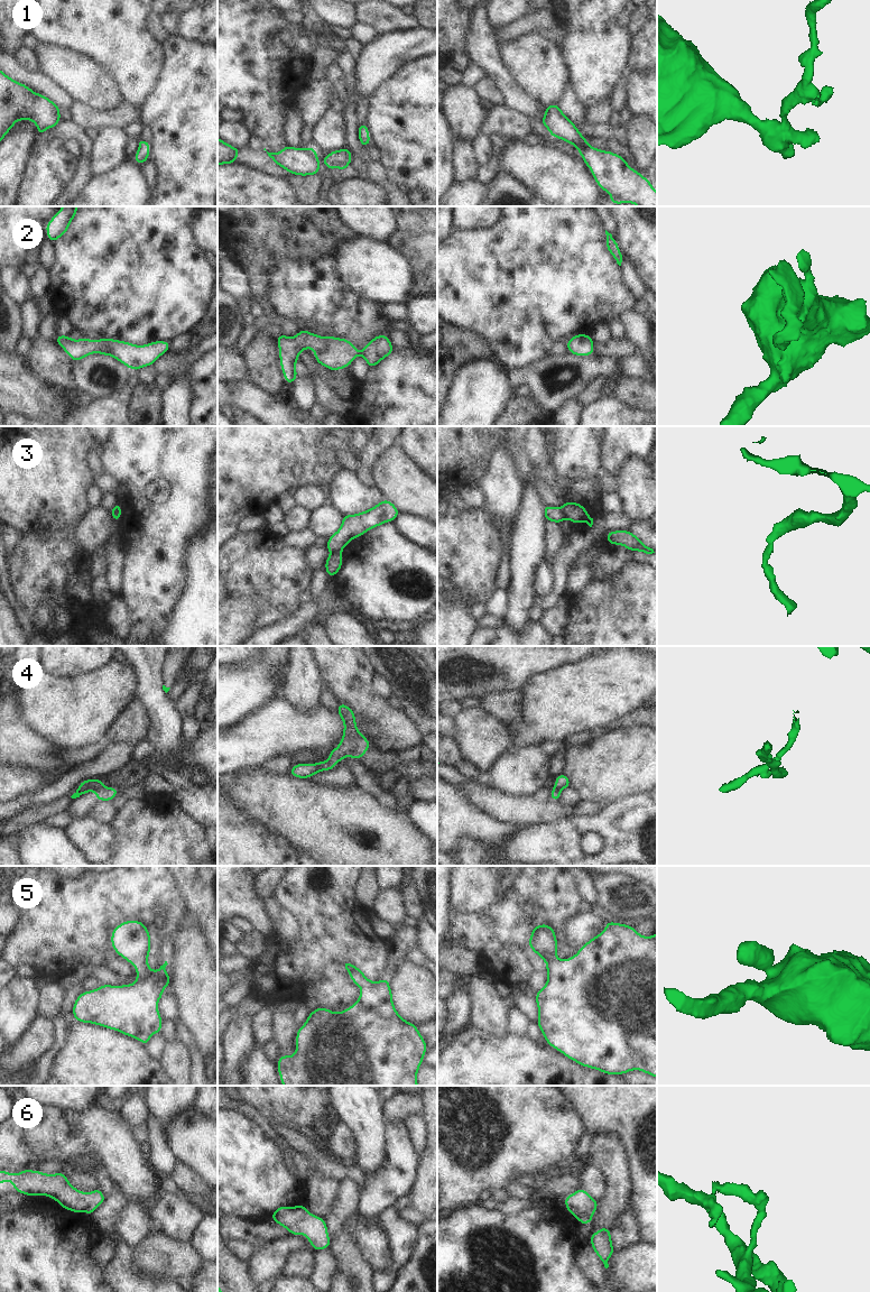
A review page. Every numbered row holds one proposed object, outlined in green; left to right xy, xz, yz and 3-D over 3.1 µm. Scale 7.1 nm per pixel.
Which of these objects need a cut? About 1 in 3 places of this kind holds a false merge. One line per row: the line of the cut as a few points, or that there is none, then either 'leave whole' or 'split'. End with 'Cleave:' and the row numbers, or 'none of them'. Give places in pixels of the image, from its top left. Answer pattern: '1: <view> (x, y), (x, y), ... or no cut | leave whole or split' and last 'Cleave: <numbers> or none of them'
1: no cut | leave whole
2: no cut | leave whole
3: yz (561, 507), (565, 517) | split
4: xy (102, 786), (95, 791) | split
5: no cut | leave whole
6: no cut | leave whole
Cleave: 3, 4

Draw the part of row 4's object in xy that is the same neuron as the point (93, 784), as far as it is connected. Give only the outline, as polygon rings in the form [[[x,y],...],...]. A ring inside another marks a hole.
[[[91,778],[87,781],[80,782],[81,786],[76,788],[75,793],[71,796],[72,799],[80,797],[82,794],[89,793],[90,791],[98,791],[103,787],[103,781]]]

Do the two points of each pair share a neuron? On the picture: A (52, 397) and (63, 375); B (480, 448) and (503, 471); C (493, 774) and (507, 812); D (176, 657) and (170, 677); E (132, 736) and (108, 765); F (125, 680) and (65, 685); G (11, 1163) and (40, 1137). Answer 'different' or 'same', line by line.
A: different
B: different
C: different
D: same
E: different
F: same
G: different

